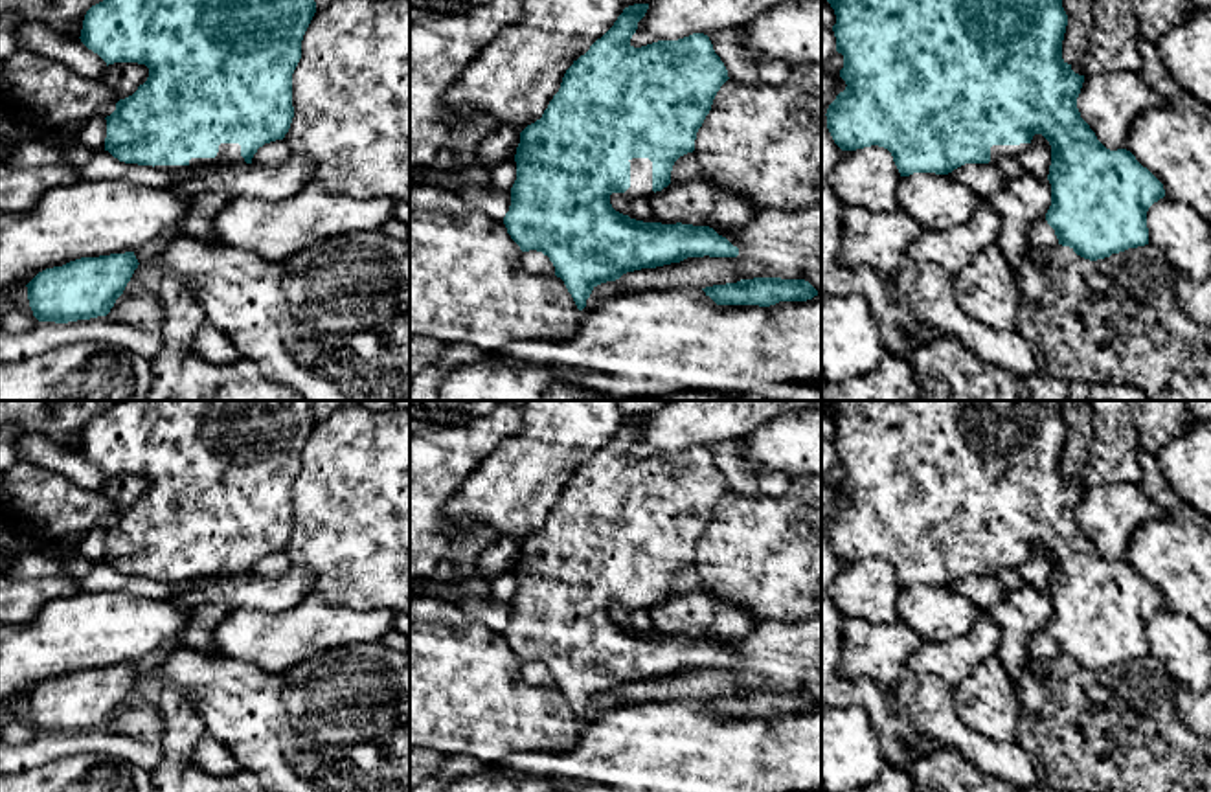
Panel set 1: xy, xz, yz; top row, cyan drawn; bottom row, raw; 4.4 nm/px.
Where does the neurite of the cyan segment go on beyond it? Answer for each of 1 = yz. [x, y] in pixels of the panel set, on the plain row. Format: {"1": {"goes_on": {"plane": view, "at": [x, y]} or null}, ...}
{"1": {"goes_on": {"plane": "yz", "at": [998, 565]}}}

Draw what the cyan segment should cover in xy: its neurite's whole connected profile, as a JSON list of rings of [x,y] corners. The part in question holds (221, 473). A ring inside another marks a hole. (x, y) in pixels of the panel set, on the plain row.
[[[118,401],[92,417],[83,432],[81,454],[107,478],[138,474],[149,480],[147,492],[105,529],[105,562],[119,573],[153,577],[164,584],[252,575],[259,559],[283,551],[290,540],[292,485],[314,424],[312,401]]]

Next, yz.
[[[832,401],[827,413],[834,421],[836,463],[843,467],[840,489],[845,502],[827,520],[827,540],[842,562],[856,562],[871,557],[891,564],[900,588],[913,584],[948,586],[965,575],[998,575],[1003,570],[1018,570],[1031,555],[1035,546],[1042,546],[1051,557],[1051,577],[1047,592],[1051,595],[1051,617],[1046,625],[1047,636],[1055,641],[1058,656],[1070,658],[1077,667],[1097,673],[1112,665],[1149,656],[1147,623],[1165,608],[1163,595],[1143,579],[1126,560],[1106,560],[1081,529],[1077,509],[1084,487],[1071,481],[1062,470],[1062,452],[1068,437],[1068,426],[1062,419],[1060,401]]]

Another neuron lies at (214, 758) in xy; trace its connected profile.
[[[209,733],[197,742],[191,759],[211,775],[230,775],[241,770],[235,755]]]

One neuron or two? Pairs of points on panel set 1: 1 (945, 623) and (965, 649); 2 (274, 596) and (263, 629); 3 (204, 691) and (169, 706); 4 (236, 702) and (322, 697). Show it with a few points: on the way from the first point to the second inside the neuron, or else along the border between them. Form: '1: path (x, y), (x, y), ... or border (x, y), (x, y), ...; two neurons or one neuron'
1: border (984, 612), (963, 634), (943, 642), (923, 642); two neurons
2: border (309, 594), (302, 601), (280, 610), (230, 610); two neurons
3: border (164, 684), (173, 684), (188, 699), (208, 732); two neurons
4: border (282, 675), (282, 702), (304, 735); two neurons

